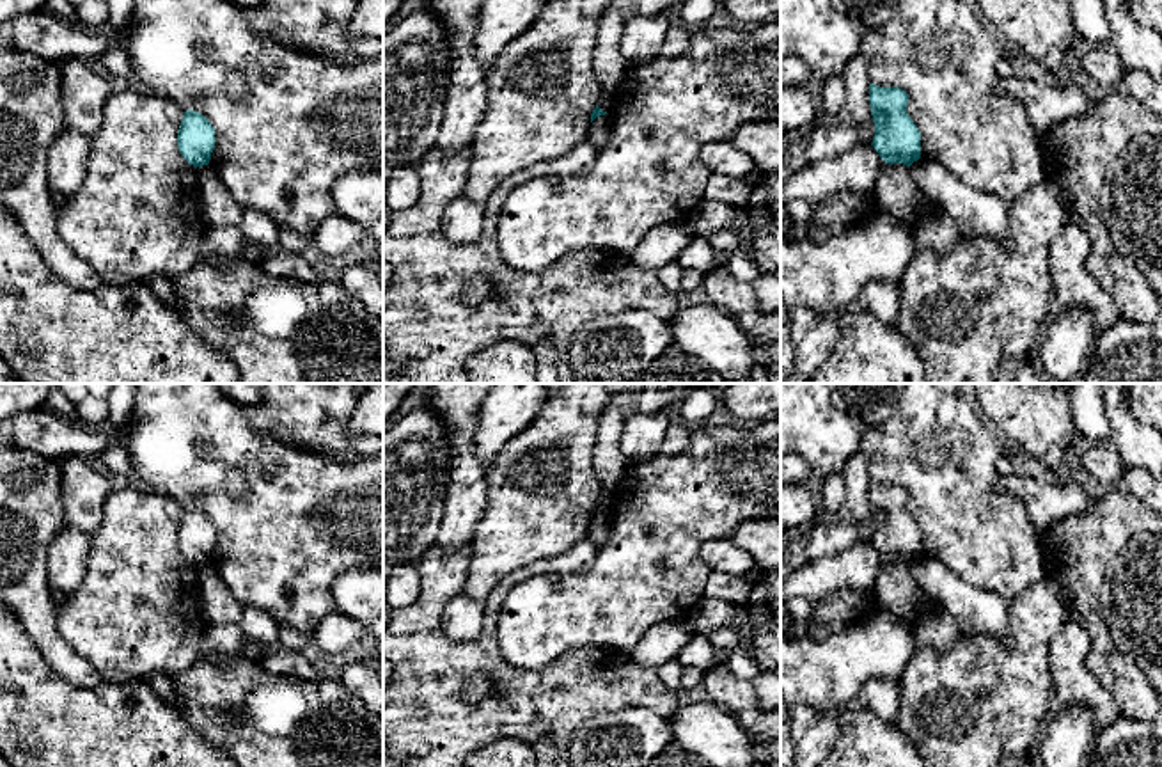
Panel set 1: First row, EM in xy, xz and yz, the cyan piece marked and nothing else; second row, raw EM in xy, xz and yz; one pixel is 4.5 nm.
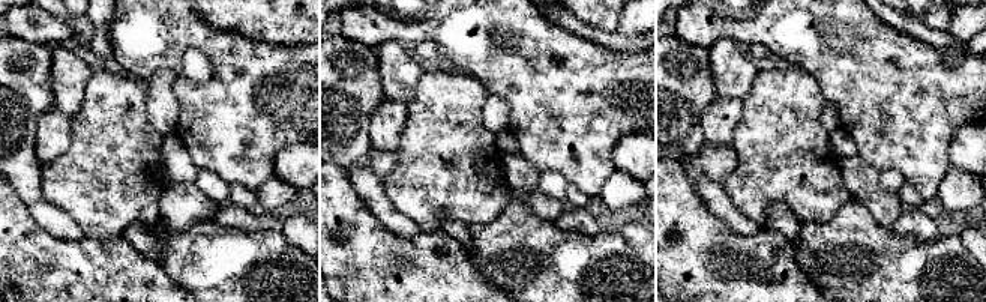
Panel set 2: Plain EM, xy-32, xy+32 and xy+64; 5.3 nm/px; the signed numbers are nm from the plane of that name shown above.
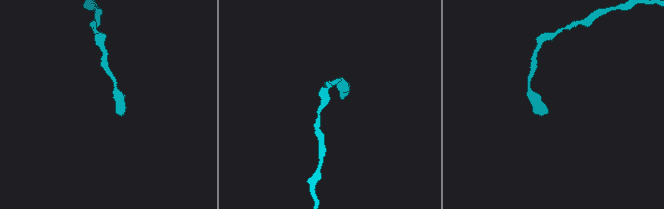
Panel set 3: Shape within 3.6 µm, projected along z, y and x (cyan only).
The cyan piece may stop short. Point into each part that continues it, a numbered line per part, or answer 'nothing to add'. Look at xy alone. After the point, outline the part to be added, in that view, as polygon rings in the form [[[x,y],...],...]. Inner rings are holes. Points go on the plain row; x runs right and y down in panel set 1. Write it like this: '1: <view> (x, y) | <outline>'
nothing to add

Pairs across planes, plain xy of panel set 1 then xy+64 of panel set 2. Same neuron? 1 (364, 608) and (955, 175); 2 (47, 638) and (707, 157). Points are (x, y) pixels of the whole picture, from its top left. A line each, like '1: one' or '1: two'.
1: two
2: two

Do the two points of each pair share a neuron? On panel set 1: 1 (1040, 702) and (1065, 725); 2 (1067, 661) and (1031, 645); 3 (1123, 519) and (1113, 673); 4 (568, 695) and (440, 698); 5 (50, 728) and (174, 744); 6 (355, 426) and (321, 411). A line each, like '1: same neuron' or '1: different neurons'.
1: different neurons
2: different neurons
3: same neuron
4: same neuron
5: same neuron
6: different neurons

